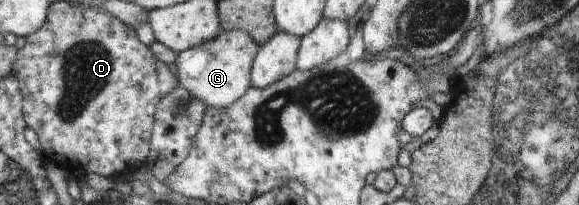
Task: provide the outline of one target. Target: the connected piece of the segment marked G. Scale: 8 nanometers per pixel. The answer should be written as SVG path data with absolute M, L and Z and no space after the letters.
M244 30L223 31L214 40L177 53L177 78L192 96L210 108L230 108L251 86L251 66L258 52L252 36Z

